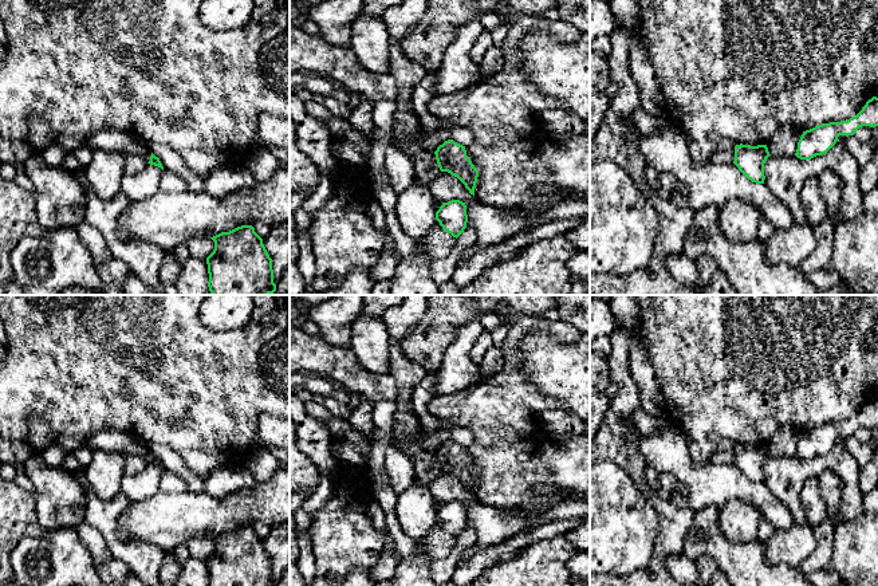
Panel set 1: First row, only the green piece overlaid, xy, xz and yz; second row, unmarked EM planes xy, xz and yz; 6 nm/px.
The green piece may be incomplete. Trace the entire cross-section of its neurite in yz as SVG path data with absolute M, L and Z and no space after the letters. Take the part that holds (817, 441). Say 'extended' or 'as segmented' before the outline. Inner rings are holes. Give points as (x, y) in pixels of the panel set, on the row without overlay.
as segmented; M873 397L853 418L840 422L818 425L803 432L795 456L800 460L811 460L826 455L838 441L839 436L854 436L862 426L878 426L878 398Z

